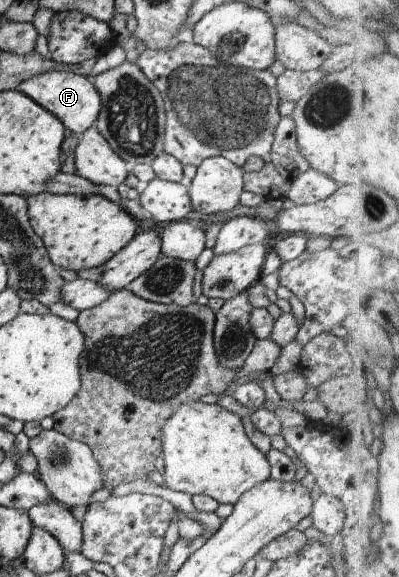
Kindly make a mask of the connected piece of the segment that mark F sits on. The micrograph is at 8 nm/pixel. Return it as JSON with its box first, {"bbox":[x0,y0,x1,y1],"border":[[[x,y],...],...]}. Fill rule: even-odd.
{"bbox":[17,71,101,135],"border":[[[50,71],[37,74],[25,79],[17,89],[50,111],[75,135],[89,129],[99,117],[99,109],[101,109],[99,92],[90,77],[82,76],[79,73]]]}

